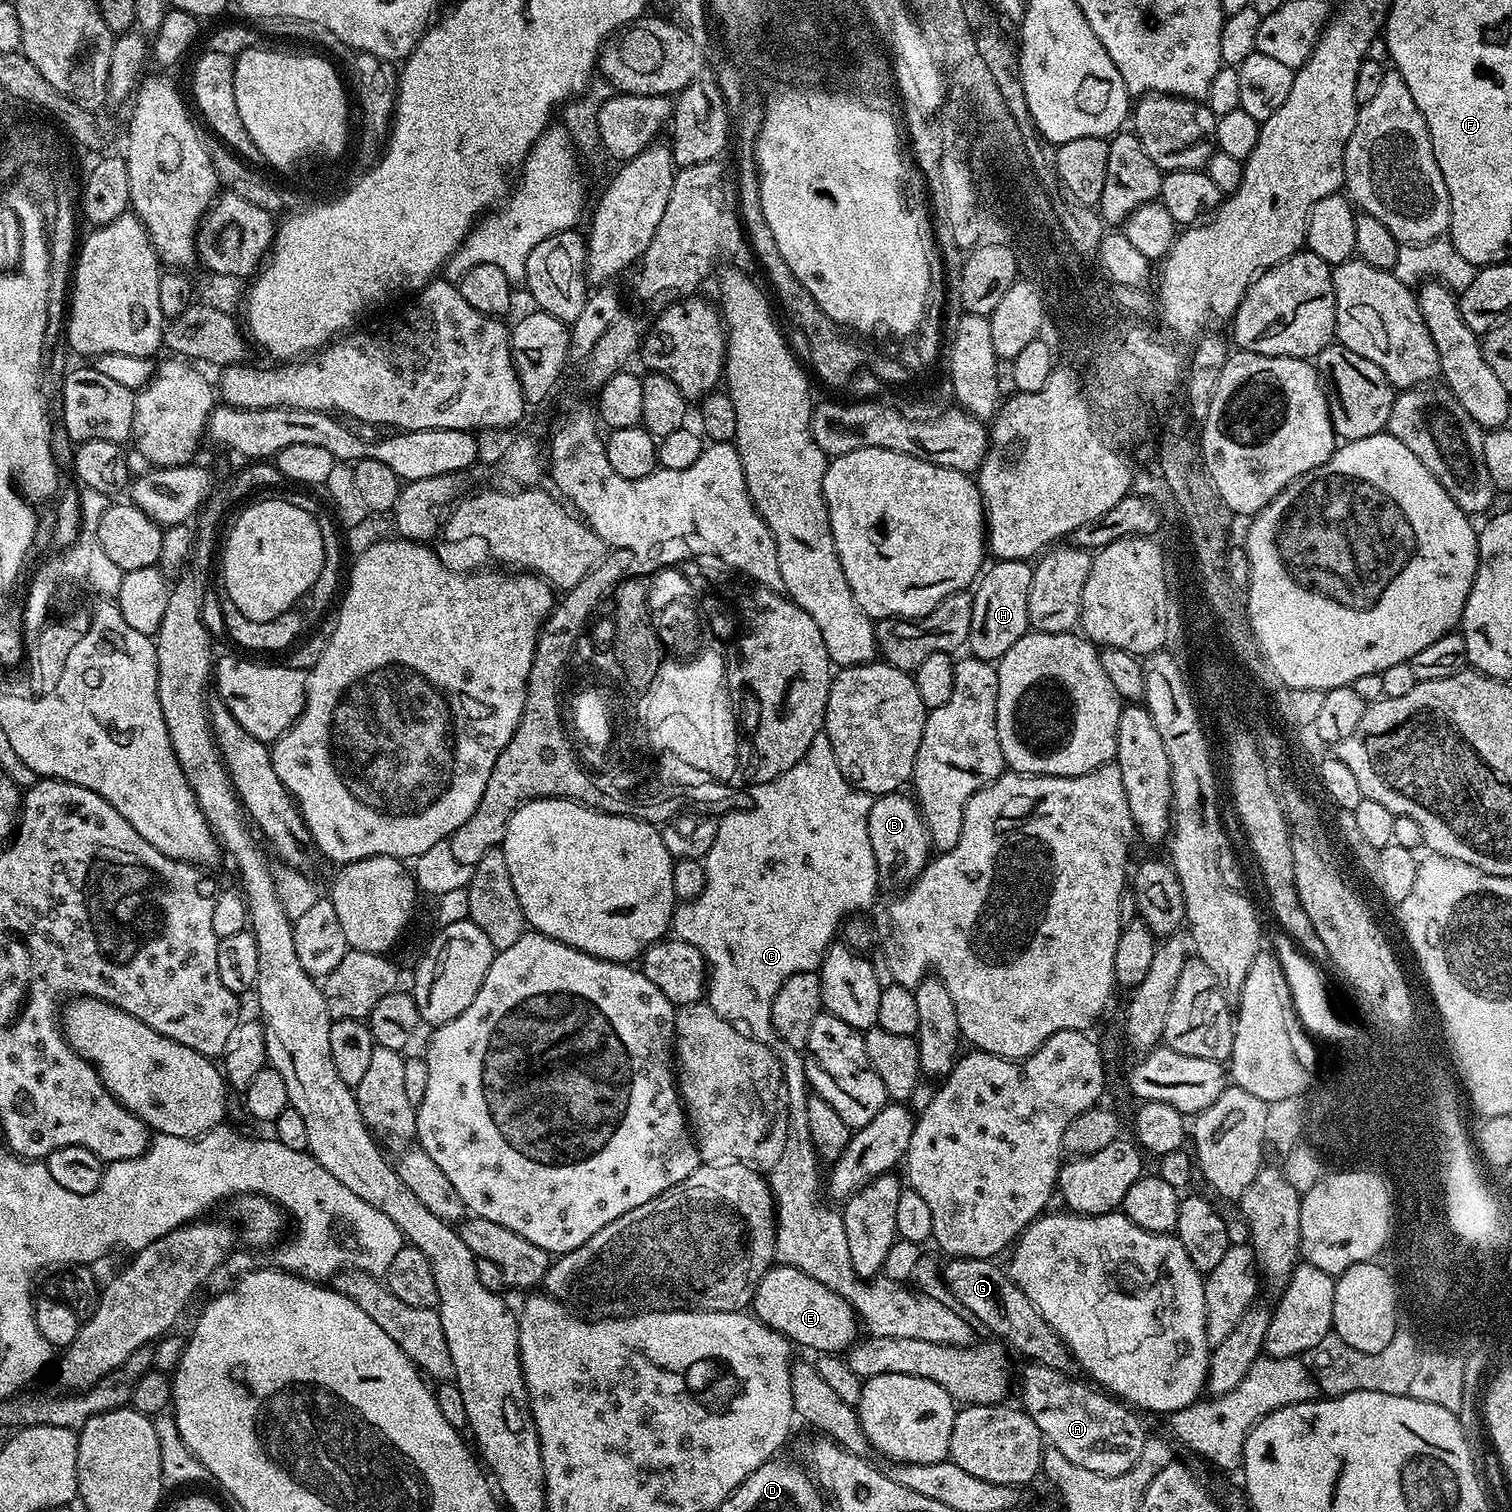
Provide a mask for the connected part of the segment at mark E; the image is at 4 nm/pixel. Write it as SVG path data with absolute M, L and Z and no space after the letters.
M777 1263L769 1268L752 1292L751 1311L756 1319L761 1320L767 1328L773 1328L775 1332L781 1332L793 1345L801 1344L804 1348L813 1348L816 1354L840 1354L852 1347L858 1339L858 1317L856 1311L846 1303L841 1296L834 1294L830 1286L822 1286L818 1278L810 1278L802 1270L792 1268L788 1264Z

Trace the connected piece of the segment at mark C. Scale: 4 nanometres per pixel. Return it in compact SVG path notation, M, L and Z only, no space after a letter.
M822 730L812 739L810 750L806 750L804 757L794 766L790 766L786 774L765 784L755 785L750 795L756 803L752 809L727 812L719 817L718 834L714 838L714 846L710 846L707 856L702 861L706 870L706 886L696 900L677 903L676 911L672 914L671 931L675 939L685 940L690 942L690 946L698 948L710 965L706 981L706 1002L710 1007L724 1019L732 1021L737 1026L743 1026L756 1039L772 1042L777 1039L776 1031L772 1028L774 998L782 982L786 982L790 974L816 972L819 969L820 963L824 961L824 953L837 939L845 919L853 914L863 913L865 911L863 908L868 908L875 902L876 887L881 887L882 881L874 858L874 850L870 846L870 830L868 829L868 811L874 798L868 792L855 788L844 777L842 770L838 770L838 758L834 758L834 746L830 746L827 732Z

